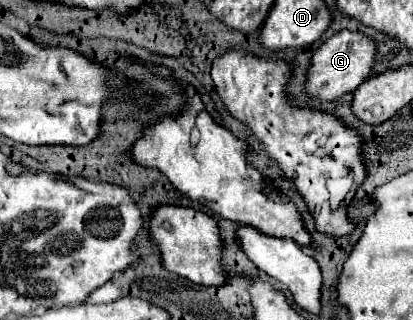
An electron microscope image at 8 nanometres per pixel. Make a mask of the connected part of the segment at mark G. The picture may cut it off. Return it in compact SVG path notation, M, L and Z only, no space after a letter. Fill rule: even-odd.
M344 29L344 31L336 33L334 37L326 39L318 49L312 51L310 67L308 67L306 81L304 81L306 95L310 95L312 99L318 99L318 101L336 101L344 93L354 91L364 79L370 77L374 53L376 53L374 43L362 33Z

